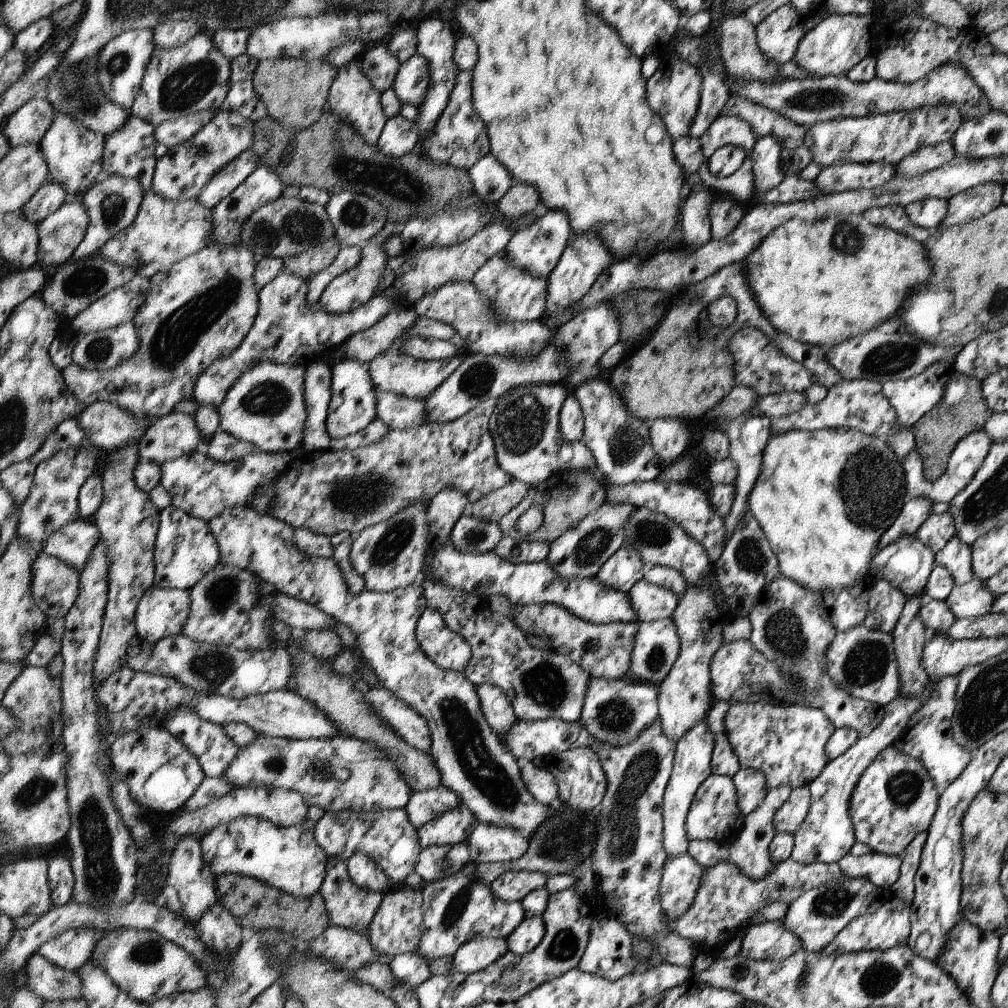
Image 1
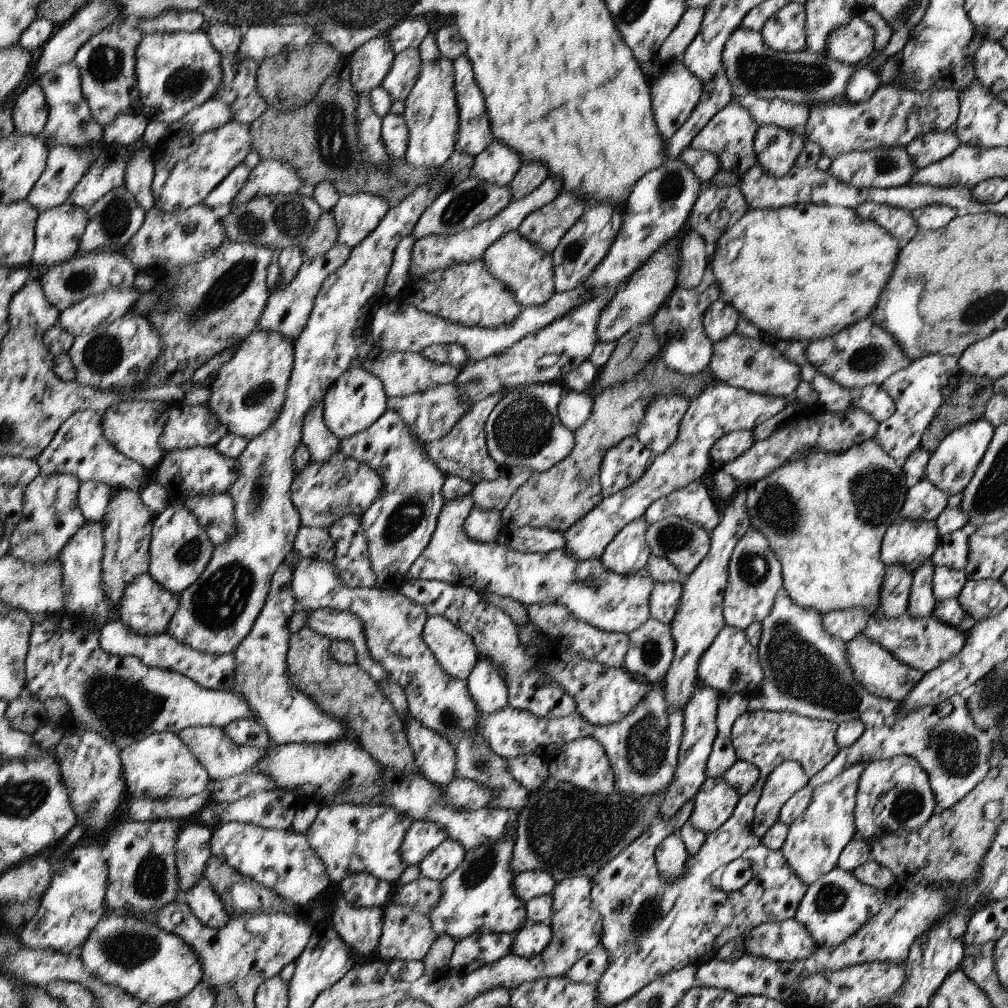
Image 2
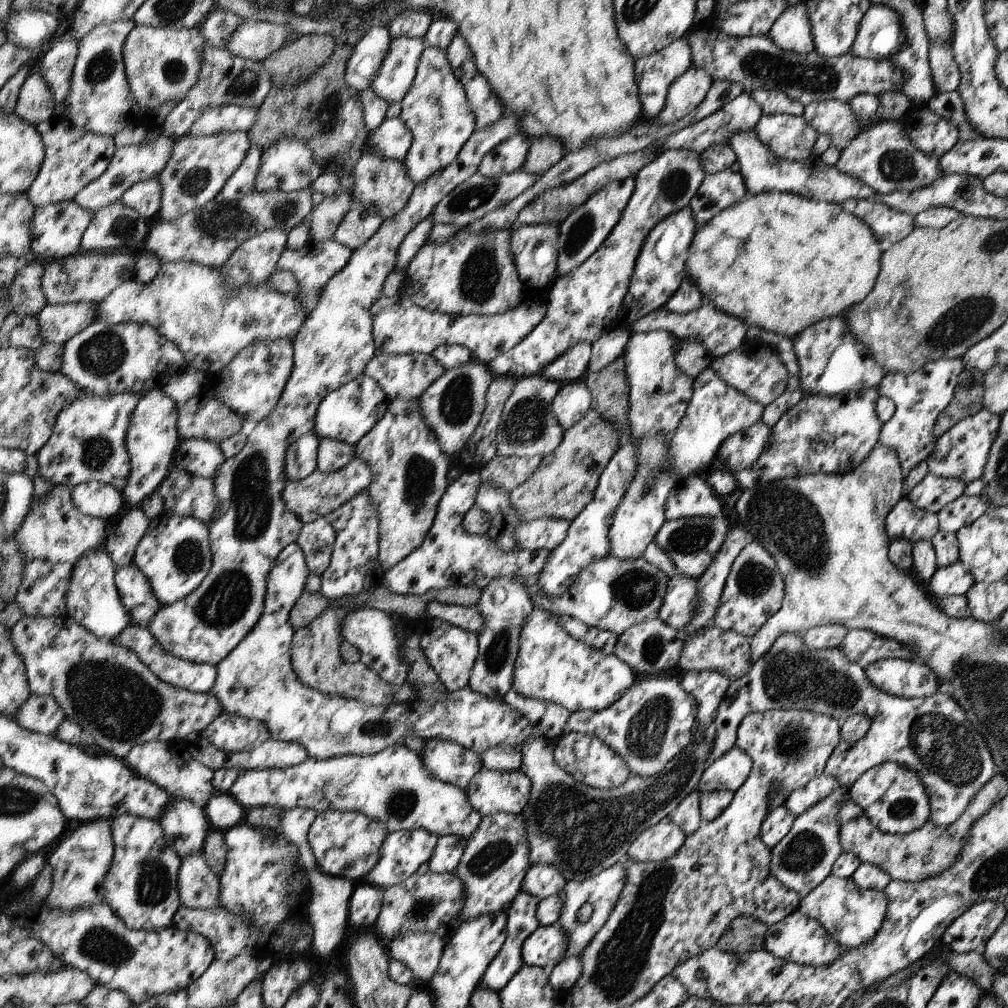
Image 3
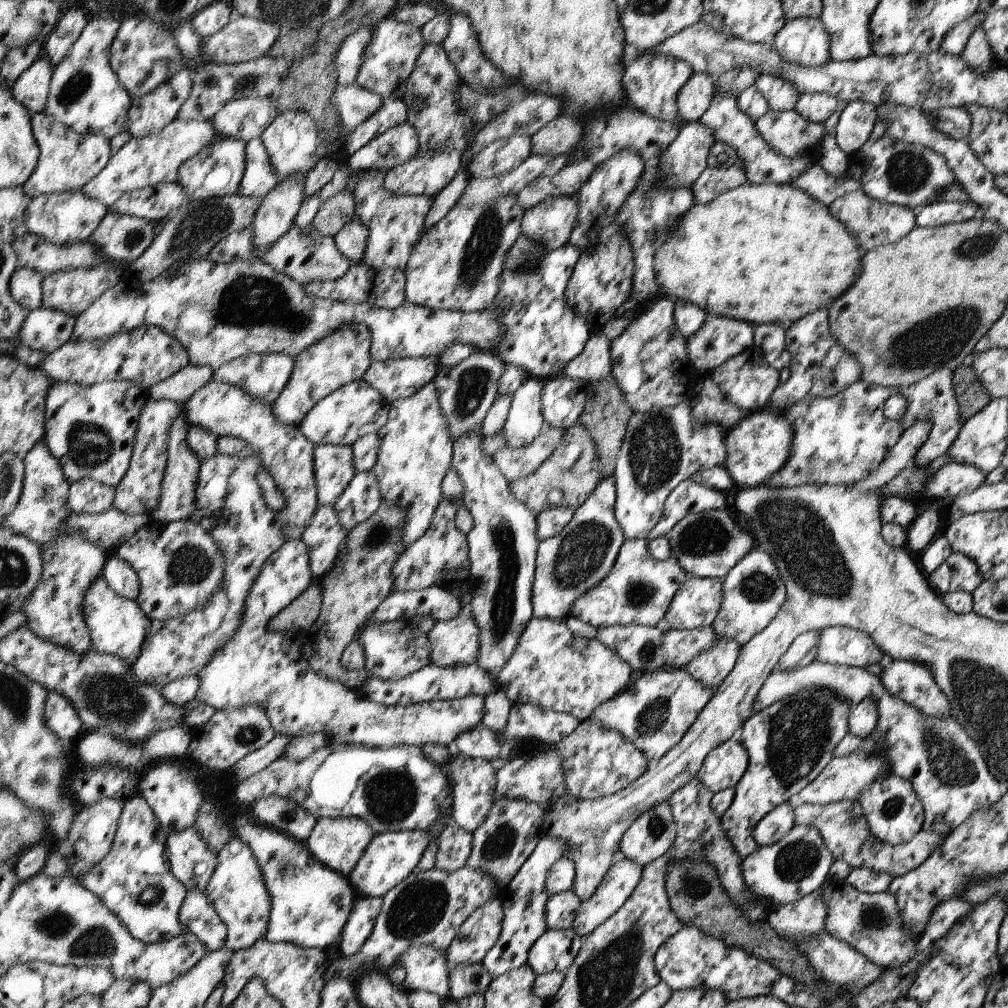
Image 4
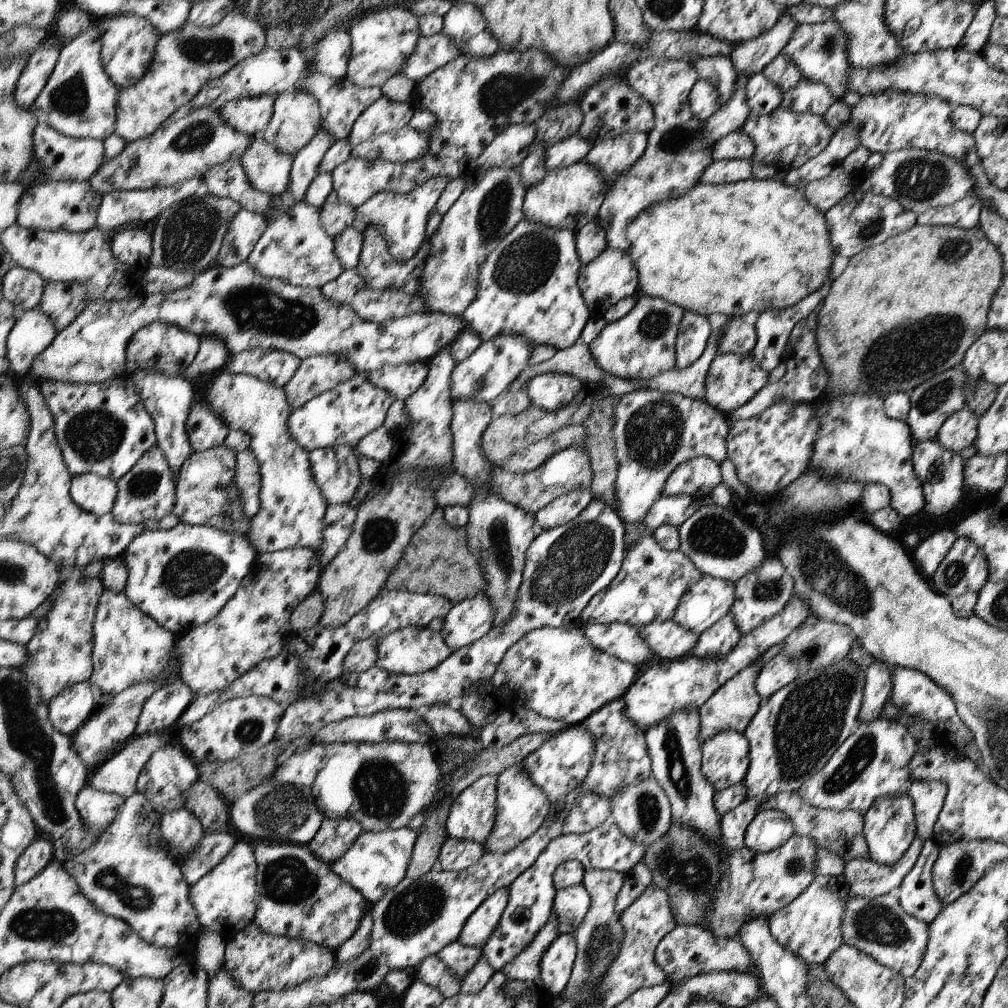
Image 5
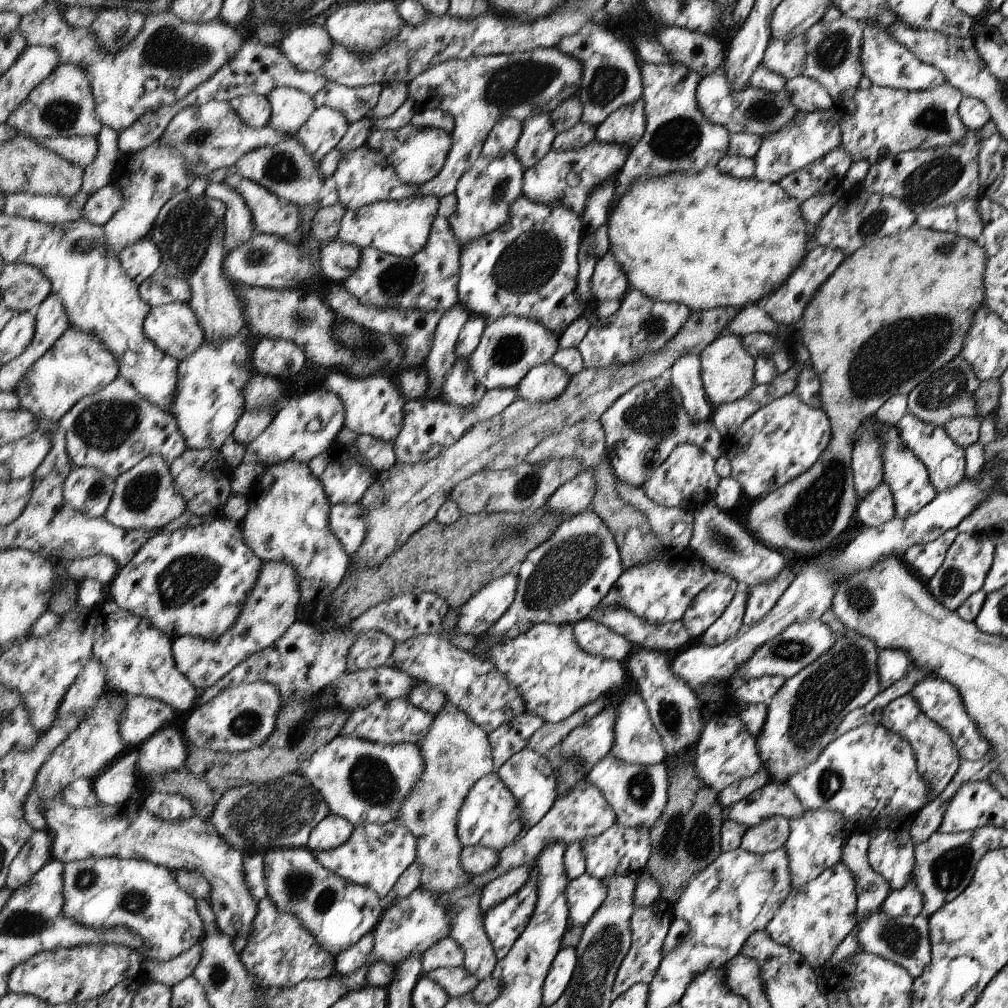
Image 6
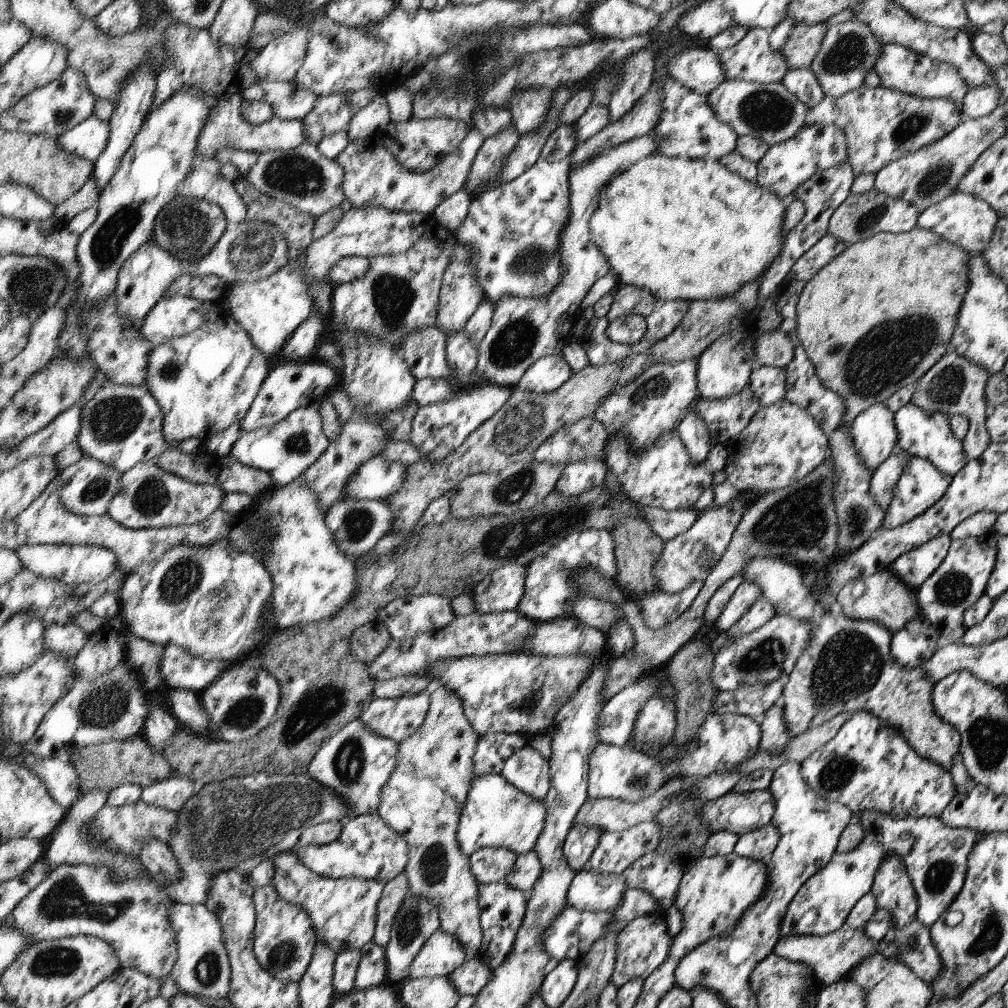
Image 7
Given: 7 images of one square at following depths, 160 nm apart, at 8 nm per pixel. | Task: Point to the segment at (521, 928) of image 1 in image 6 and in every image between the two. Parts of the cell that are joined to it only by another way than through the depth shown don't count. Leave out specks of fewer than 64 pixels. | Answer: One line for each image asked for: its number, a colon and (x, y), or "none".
2: (529, 941)
3: (545, 947)
4: (554, 951)
5: (557, 962)
6: (562, 967)

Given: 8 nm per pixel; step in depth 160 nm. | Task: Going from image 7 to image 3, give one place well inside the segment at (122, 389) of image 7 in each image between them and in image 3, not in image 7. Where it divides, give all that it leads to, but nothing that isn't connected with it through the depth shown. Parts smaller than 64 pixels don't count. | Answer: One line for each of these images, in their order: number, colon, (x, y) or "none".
3: (90, 441)
4: (92, 429)
5: (104, 428)
6: (112, 430)

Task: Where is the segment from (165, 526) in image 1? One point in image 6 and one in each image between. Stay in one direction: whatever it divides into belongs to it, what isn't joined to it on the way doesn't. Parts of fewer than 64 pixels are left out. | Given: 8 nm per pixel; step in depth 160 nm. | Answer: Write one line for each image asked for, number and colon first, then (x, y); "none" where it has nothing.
2: (180, 549)
3: (175, 553)
4: (180, 565)
5: (182, 577)
6: (192, 581)

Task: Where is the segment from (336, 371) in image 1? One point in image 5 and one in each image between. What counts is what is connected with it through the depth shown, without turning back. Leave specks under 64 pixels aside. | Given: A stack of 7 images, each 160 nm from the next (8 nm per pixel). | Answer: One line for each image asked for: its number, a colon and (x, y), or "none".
2: (358, 399)
3: (349, 413)
4: (356, 409)
5: (342, 416)

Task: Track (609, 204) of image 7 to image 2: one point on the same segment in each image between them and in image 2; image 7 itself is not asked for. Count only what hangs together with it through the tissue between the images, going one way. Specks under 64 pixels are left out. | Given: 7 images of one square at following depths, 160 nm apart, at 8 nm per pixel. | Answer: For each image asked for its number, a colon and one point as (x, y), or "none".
2: (791, 271)
3: (799, 253)
4: (797, 255)
5: (758, 244)
6: (704, 239)

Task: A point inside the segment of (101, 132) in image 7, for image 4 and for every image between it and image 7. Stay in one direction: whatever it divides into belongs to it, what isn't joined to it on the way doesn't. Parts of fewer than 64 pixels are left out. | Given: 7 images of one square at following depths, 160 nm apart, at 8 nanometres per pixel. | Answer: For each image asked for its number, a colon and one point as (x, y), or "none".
4: (70, 161)
5: (70, 159)
6: (81, 150)

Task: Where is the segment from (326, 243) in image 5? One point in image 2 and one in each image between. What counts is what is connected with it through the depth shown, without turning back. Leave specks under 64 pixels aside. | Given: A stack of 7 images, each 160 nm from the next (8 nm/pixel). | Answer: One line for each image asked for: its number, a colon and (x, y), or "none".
2: (287, 311)
3: (313, 265)
4: (303, 255)

